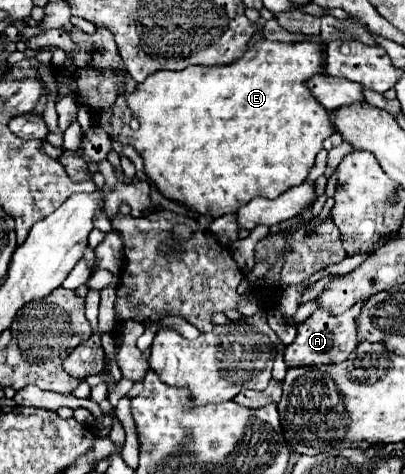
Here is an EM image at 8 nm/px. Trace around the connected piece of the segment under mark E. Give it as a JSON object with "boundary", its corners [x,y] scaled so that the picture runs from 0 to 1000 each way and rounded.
{"boundary":[[[758,74],[738,91],[689,91],[689,86],[644,82],[625,99],[615,99],[595,124],[585,124],[565,137],[526,137],[526,141],[472,137],[452,150],[388,150],[388,154],[368,158],[368,167],[358,175],[338,179],[328,196],[294,200],[289,213],[264,234],[254,234],[244,243],[244,251],[225,249],[222,255],[227,262],[244,262],[244,268],[254,268],[264,276],[264,285],[294,293],[304,306],[328,306],[343,319],[343,327],[358,340],[358,365],[373,373],[373,382],[388,390],[388,399],[412,420],[442,424],[442,428],[481,441],[486,449],[516,449],[521,445],[526,458],[546,458],[556,449],[580,449],[590,437],[610,432],[635,411],[679,420],[694,407],[704,407],[714,395],[728,395],[733,386],[743,386],[763,369],[773,340],[778,340],[778,327],[798,314],[798,297],[807,289],[817,289],[827,276],[812,238],[788,217],[773,217],[773,200],[758,184],[763,162],[798,154],[802,133],[793,133],[793,124],[802,124],[802,91],[793,86],[793,78]]]}

